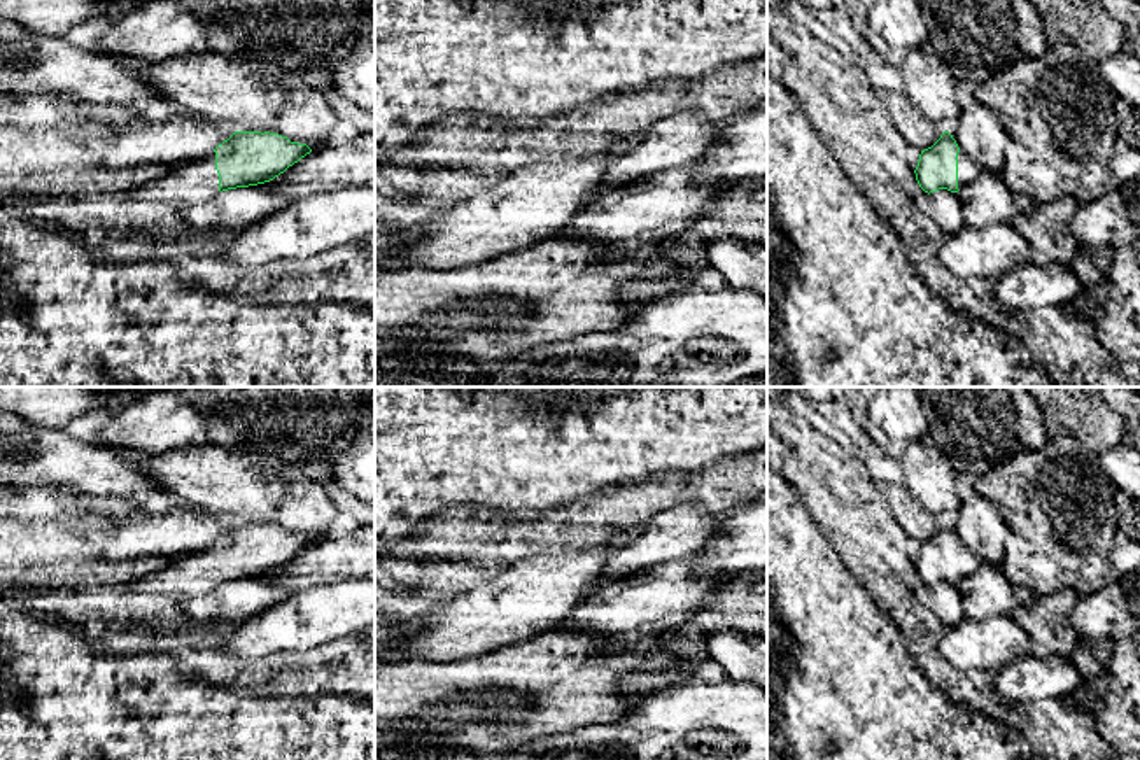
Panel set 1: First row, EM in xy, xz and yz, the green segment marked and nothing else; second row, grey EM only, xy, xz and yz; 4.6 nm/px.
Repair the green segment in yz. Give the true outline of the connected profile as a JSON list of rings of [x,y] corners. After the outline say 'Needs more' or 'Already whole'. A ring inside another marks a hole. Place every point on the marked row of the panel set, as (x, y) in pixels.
[[[944,131],[932,147],[921,151],[914,170],[919,187],[928,194],[939,189],[958,193],[982,172],[984,168],[958,147],[949,131]]]. Needs more

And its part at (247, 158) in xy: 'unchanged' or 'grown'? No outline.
grown

